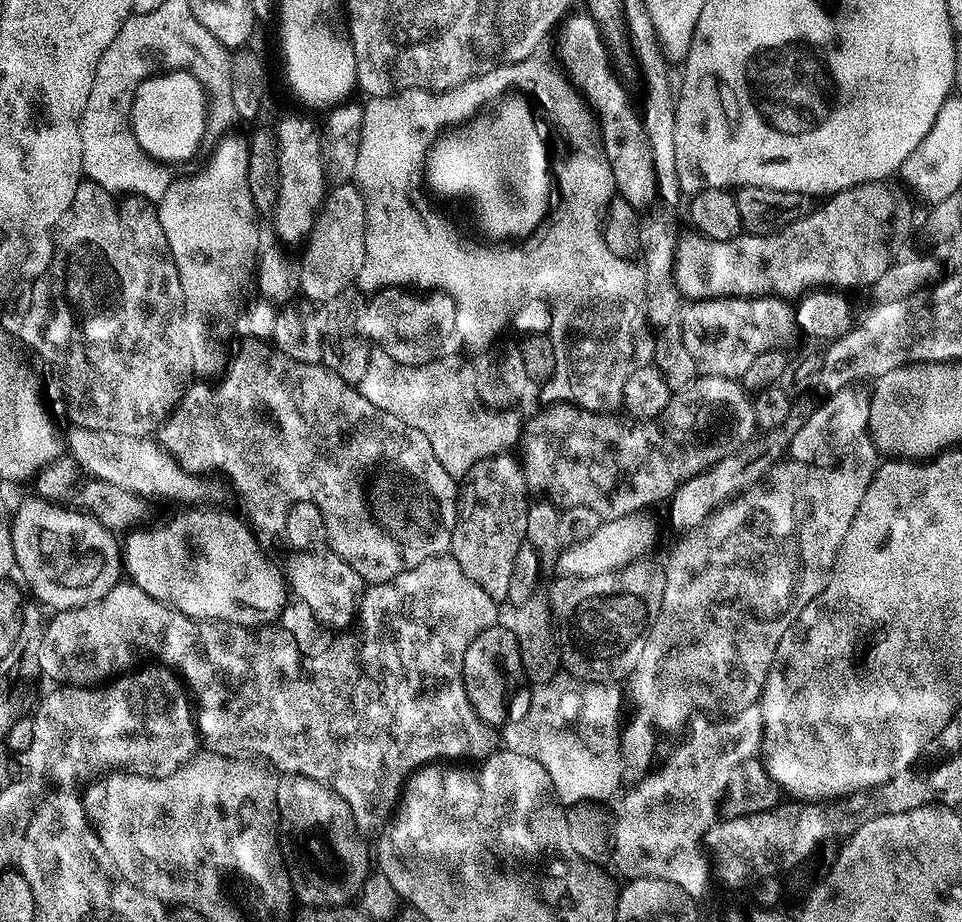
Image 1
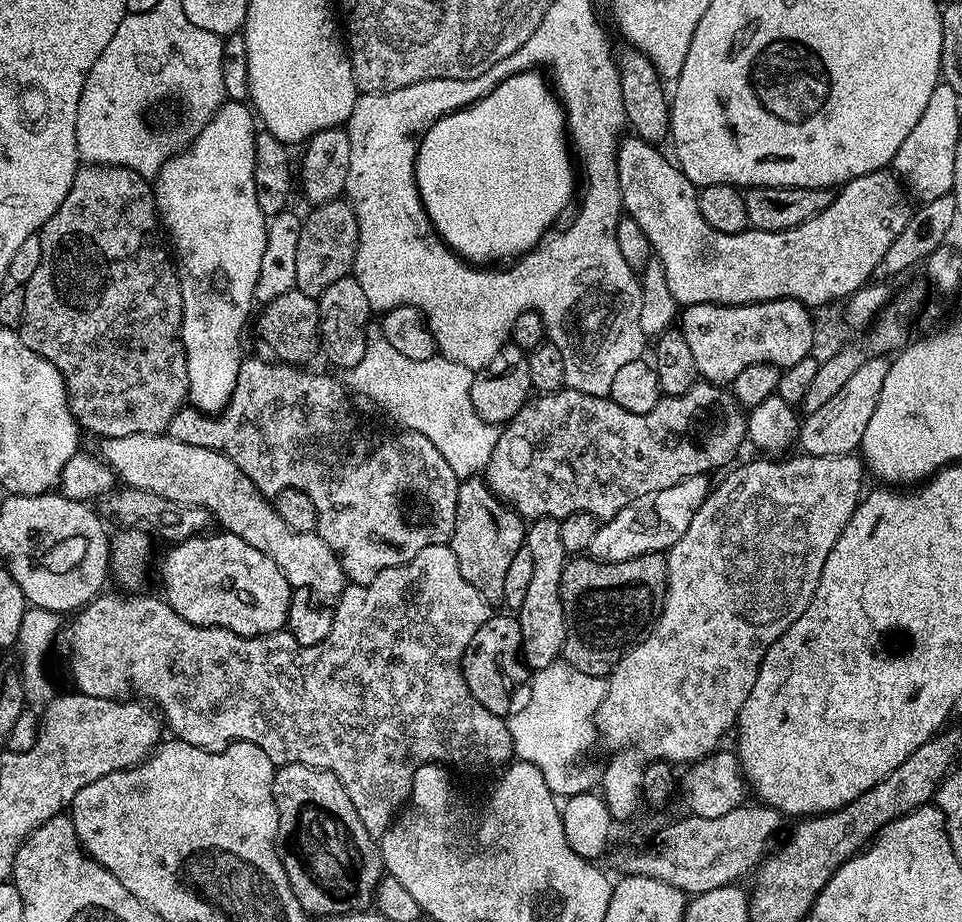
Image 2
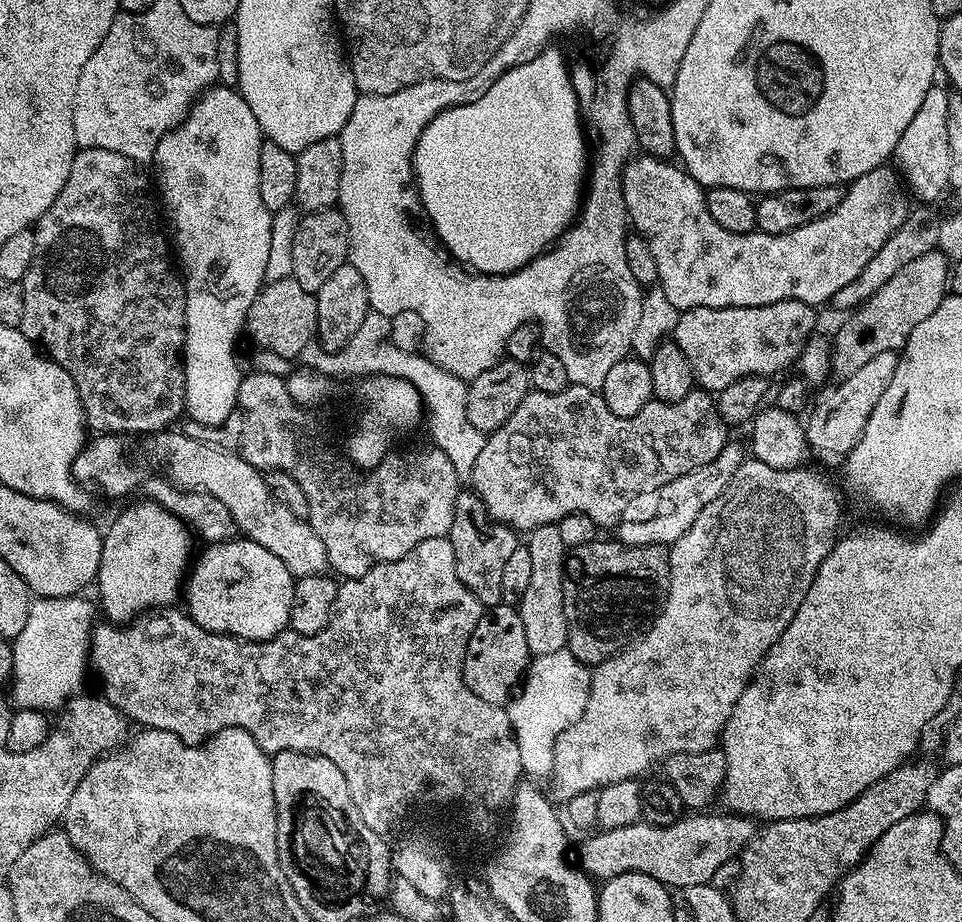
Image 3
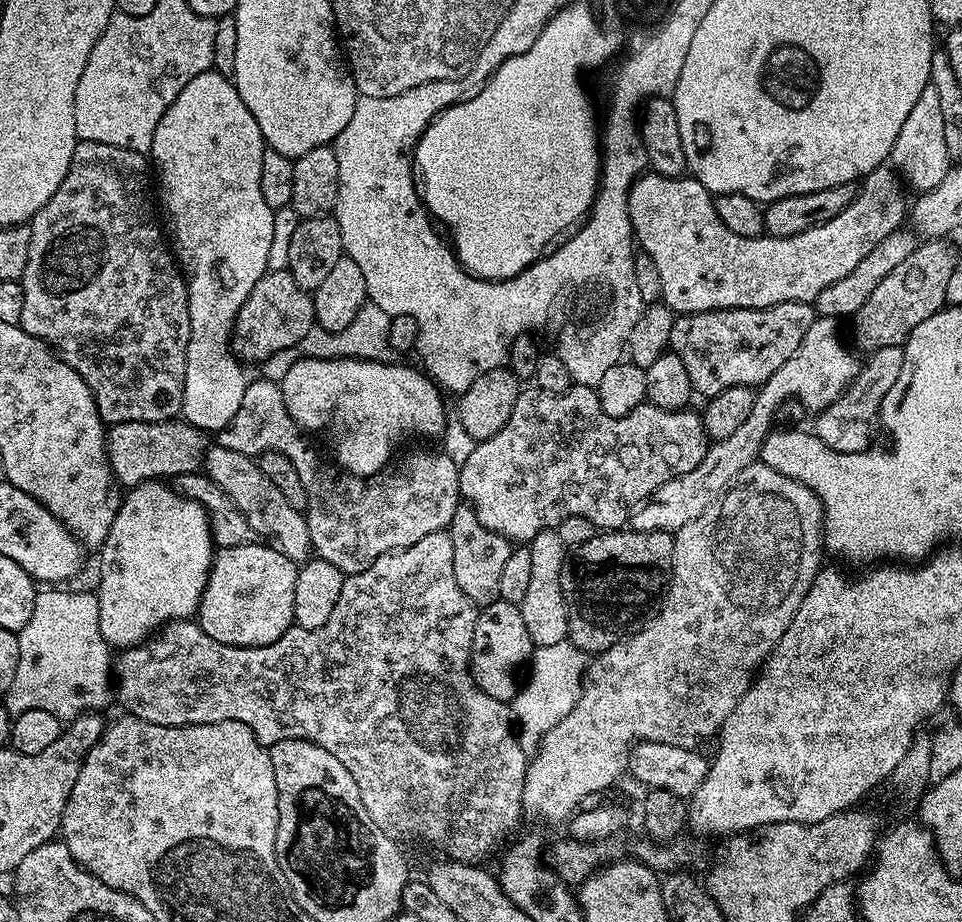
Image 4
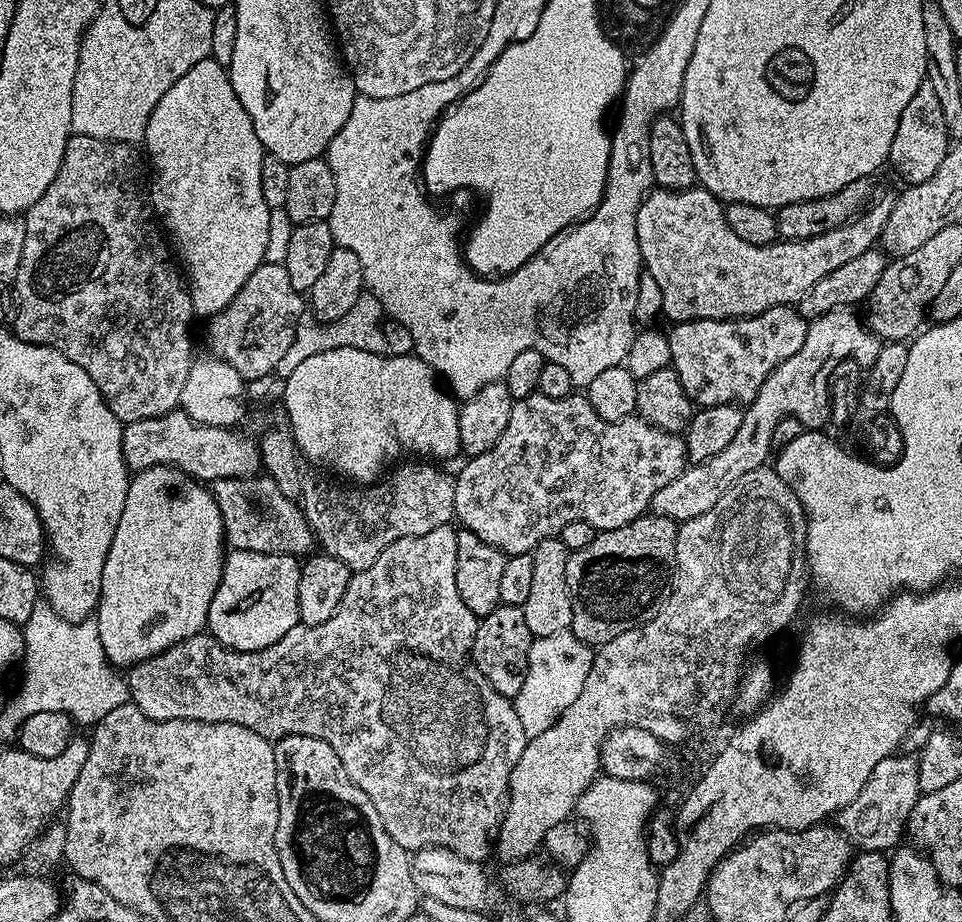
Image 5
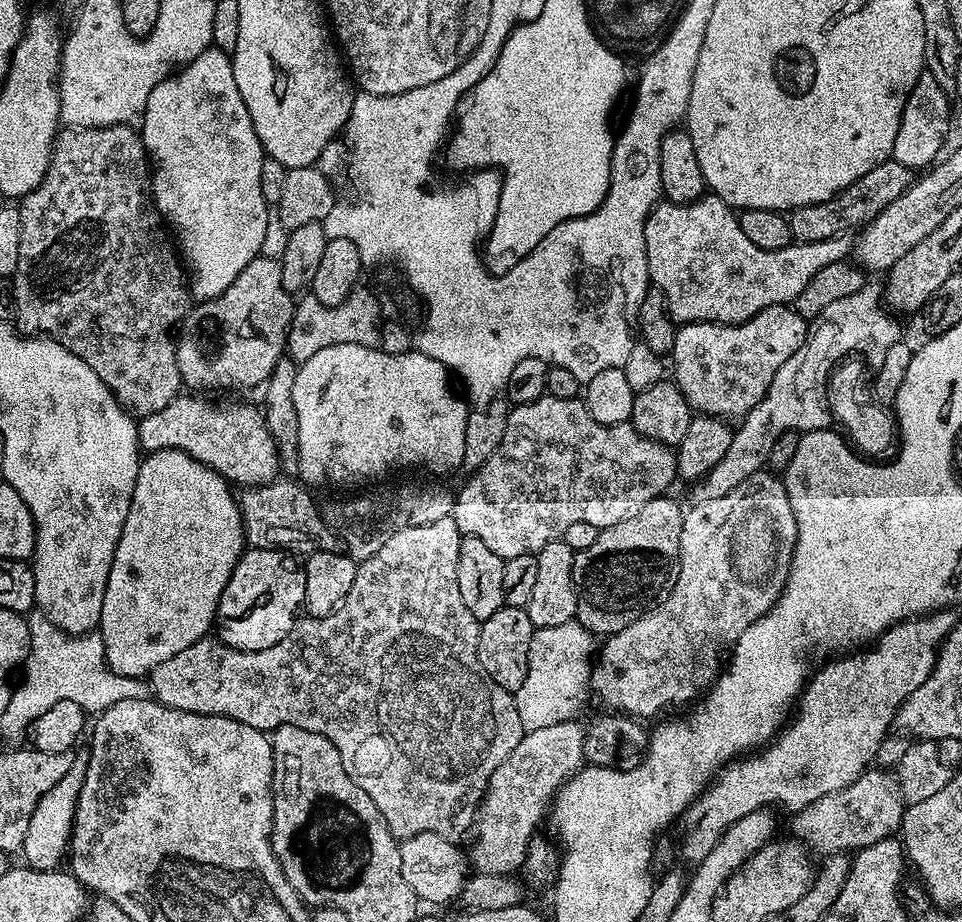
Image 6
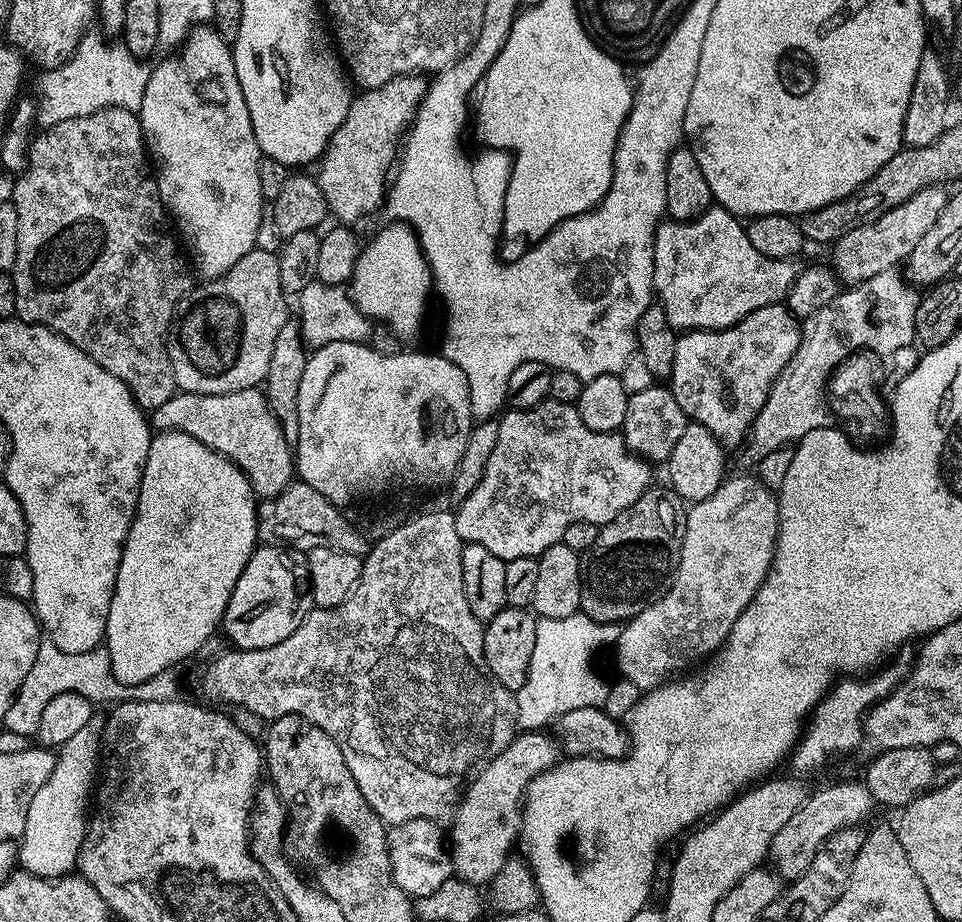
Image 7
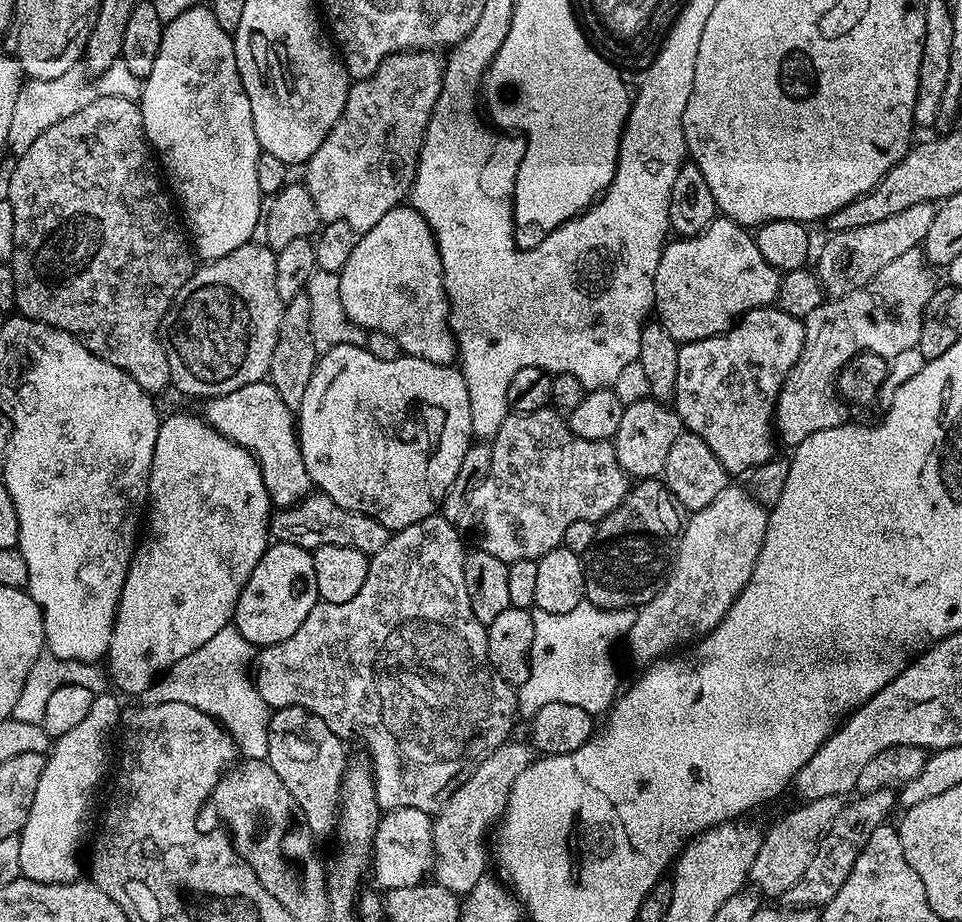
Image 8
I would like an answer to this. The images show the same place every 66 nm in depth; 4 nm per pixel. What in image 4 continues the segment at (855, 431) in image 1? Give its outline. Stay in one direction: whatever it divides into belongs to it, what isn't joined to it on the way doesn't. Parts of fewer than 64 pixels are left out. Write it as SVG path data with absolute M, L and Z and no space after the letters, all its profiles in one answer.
M882 346L878 351L871 353L868 360L860 368L860 373L849 379L844 392L833 404L821 410L815 417L816 428L814 434L822 442L836 446L839 445L840 435L851 424L860 424L863 420L875 421L880 415L880 407L884 400L893 395L898 374L902 374L902 362L904 361L904 349L901 346Z

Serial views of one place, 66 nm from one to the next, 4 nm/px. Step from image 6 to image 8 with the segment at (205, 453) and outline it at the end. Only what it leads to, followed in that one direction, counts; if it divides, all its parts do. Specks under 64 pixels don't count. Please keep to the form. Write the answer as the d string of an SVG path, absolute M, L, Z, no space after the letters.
M267 379L250 382L250 386L242 386L238 390L230 390L230 394L211 397L205 404L208 405L205 406L202 416L210 427L233 440L238 446L242 446L256 459L262 470L262 478L266 482L268 497L277 509L294 506L313 491L314 485L310 474L306 474L306 462L302 462L297 417L293 409L288 408L286 402L282 402L278 390L274 390L274 386L268 383Z

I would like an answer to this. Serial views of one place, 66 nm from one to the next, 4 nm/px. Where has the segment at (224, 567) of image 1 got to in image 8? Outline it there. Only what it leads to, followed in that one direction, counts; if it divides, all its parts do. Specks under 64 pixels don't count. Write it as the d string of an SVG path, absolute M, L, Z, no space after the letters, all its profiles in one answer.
M269 543L236 603L234 627L254 646L286 642L320 600L311 551L297 544Z

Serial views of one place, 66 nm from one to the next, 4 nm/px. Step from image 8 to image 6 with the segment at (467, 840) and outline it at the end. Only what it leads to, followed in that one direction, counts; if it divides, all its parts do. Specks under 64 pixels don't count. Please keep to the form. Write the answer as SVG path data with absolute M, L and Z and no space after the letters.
M575 719L564 720L554 726L542 726L542 730L525 732L523 738L510 750L510 758L494 770L494 774L488 779L488 791L478 809L478 815L474 821L474 835L472 840L472 856L470 852L470 864L476 872L482 874L494 874L506 876L521 871L521 866L527 856L527 848L532 837L537 835L540 823L545 823L549 815L552 799L556 797L556 791L564 785L576 772L579 772L585 763L584 758L584 728L576 725Z

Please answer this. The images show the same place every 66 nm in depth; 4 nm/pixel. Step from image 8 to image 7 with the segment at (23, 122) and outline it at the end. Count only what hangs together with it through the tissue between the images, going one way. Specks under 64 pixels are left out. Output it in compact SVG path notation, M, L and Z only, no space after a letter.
M89 30L78 42L74 54L62 66L49 68L40 80L40 101L34 104L34 120L41 129L66 122L70 118L86 118L98 110L125 108L139 113L142 94L146 94L149 65L141 57L130 54L124 43L107 44L99 31Z

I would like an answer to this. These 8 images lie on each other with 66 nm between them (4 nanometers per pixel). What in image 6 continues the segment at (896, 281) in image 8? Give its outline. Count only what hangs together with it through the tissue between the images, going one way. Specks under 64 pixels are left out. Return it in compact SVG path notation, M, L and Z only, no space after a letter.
M865 283L858 294L850 294L850 298L841 298L839 302L826 306L822 314L810 321L802 346L798 346L798 350L794 350L794 354L782 362L782 370L774 374L774 382L770 382L770 390L766 390L762 402L758 402L758 406L754 406L754 410L750 410L739 421L722 462L718 462L714 470L691 485L691 499L699 502L730 494L738 482L746 482L750 474L761 471L767 465L770 446L774 446L783 432L803 434L828 428L834 420L827 400L829 373L835 365L853 354L873 352L876 358L883 358L890 346L902 340L900 324L895 319L899 320L882 303L879 283Z

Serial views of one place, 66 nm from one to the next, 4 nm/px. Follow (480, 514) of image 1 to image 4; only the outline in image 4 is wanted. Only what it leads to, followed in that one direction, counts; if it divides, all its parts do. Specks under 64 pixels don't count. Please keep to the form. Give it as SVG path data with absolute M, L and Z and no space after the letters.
M466 502L461 503L460 507L454 510L454 518L446 531L450 538L450 546L454 546L454 578L458 581L462 594L466 594L466 598L470 598L472 603L477 606L500 599L498 586L504 564L510 559L514 547L513 541L500 534L494 534L492 530L486 530L486 526L482 526L482 522L478 522L478 514L474 514L474 510Z

